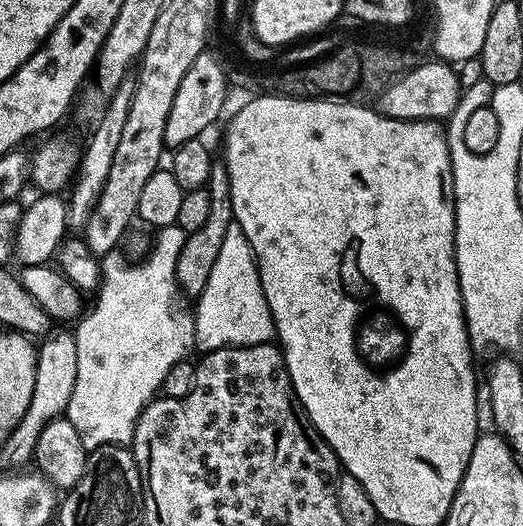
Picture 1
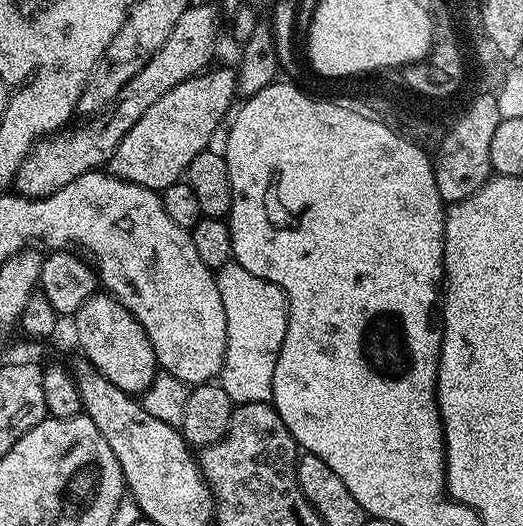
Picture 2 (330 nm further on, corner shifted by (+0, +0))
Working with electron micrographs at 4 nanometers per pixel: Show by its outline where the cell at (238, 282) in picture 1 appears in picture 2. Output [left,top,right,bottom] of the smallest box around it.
[215,262,288,405]

